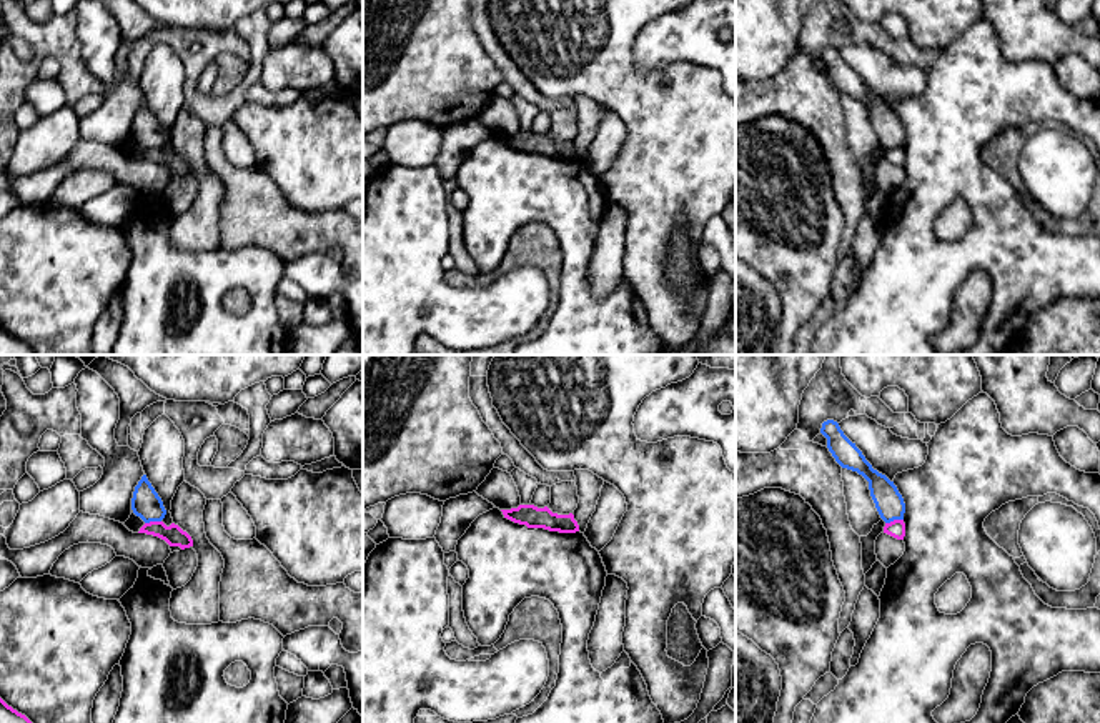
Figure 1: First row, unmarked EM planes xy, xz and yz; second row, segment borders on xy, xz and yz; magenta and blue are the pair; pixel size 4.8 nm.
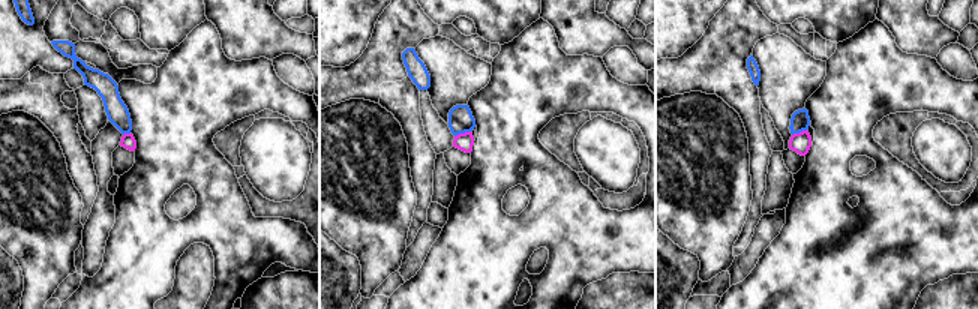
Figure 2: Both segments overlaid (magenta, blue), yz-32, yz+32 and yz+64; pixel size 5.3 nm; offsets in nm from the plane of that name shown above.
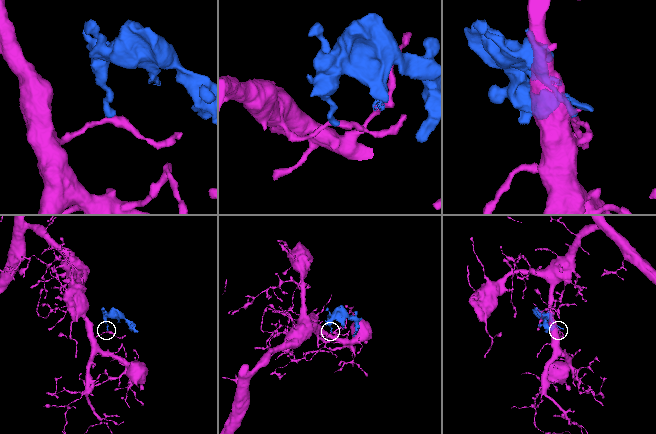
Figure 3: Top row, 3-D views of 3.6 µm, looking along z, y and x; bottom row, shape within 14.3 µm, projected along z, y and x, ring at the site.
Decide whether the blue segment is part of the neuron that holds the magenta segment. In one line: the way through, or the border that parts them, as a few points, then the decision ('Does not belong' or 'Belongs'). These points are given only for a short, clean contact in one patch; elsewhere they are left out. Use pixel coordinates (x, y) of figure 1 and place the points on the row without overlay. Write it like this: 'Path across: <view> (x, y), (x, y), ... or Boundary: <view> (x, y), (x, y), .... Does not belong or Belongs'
Boundary: yz (902, 145), (886, 150). Does not belong

